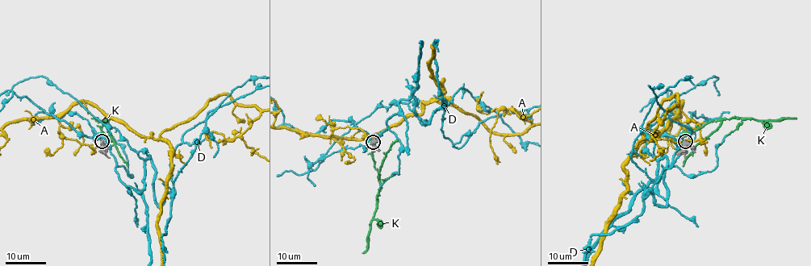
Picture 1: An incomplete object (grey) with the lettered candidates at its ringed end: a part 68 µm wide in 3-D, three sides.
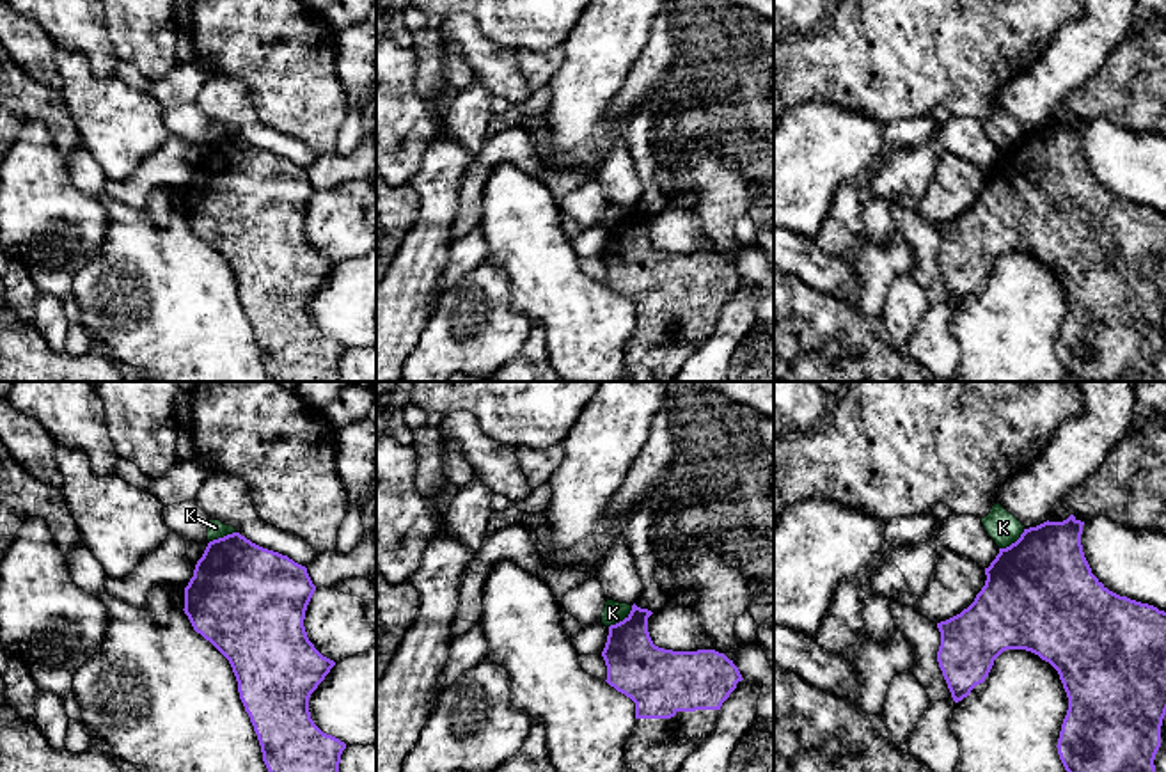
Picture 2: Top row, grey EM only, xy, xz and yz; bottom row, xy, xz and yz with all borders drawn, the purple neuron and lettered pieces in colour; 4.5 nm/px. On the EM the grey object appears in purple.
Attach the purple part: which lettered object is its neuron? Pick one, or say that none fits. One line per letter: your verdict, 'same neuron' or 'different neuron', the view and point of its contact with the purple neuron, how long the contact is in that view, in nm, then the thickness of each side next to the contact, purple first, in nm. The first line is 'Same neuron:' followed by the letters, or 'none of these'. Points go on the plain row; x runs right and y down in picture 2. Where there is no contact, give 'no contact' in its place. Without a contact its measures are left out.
Same neuron: none of these
A: different neuron; no contact
D: different neuron; no contact
K: different neuron; contact xz (623, 222); length 150 nm; calibres 260 and 100 nm

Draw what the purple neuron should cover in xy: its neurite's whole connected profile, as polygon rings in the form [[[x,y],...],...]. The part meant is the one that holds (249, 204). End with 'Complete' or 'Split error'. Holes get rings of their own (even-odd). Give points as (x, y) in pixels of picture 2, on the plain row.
[[[240,135],[209,144],[185,190],[183,213],[193,232],[229,263],[273,382],[341,382],[346,346],[323,335],[309,314],[311,296],[335,268],[314,250],[303,229],[314,193],[305,169]]]. Complete

